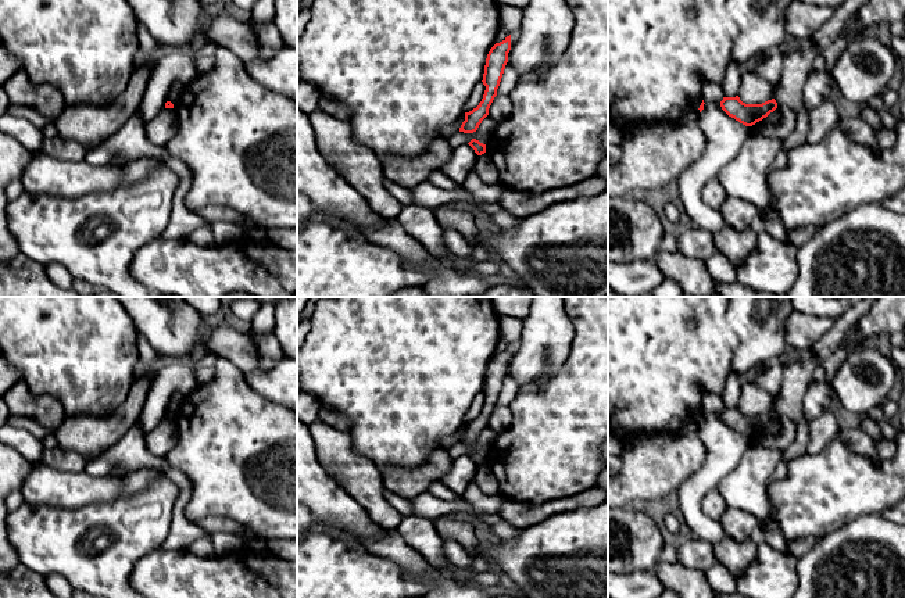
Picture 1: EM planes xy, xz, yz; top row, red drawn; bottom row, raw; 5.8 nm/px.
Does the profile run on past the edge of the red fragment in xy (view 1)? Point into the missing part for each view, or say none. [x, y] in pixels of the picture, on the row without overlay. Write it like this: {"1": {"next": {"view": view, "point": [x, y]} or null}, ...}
{"1": {"next": null}}

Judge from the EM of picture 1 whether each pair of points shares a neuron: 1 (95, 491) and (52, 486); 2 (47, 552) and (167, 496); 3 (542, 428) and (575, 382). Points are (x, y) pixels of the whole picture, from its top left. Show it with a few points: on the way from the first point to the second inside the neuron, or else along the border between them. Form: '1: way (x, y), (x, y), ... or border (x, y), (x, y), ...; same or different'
1: way (83, 490), (63, 489); same
2: way (77, 534), (90, 523), (138, 522); same
3: way (550, 416), (550, 412), (569, 393); same

